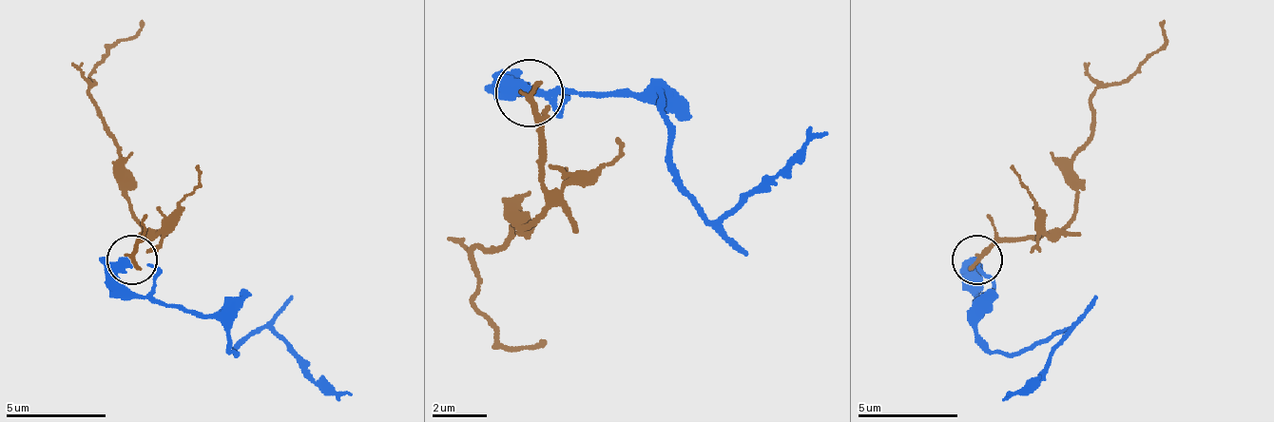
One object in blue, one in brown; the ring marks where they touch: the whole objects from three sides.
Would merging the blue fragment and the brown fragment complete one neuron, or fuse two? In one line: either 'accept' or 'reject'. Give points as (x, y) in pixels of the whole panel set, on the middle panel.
reject

